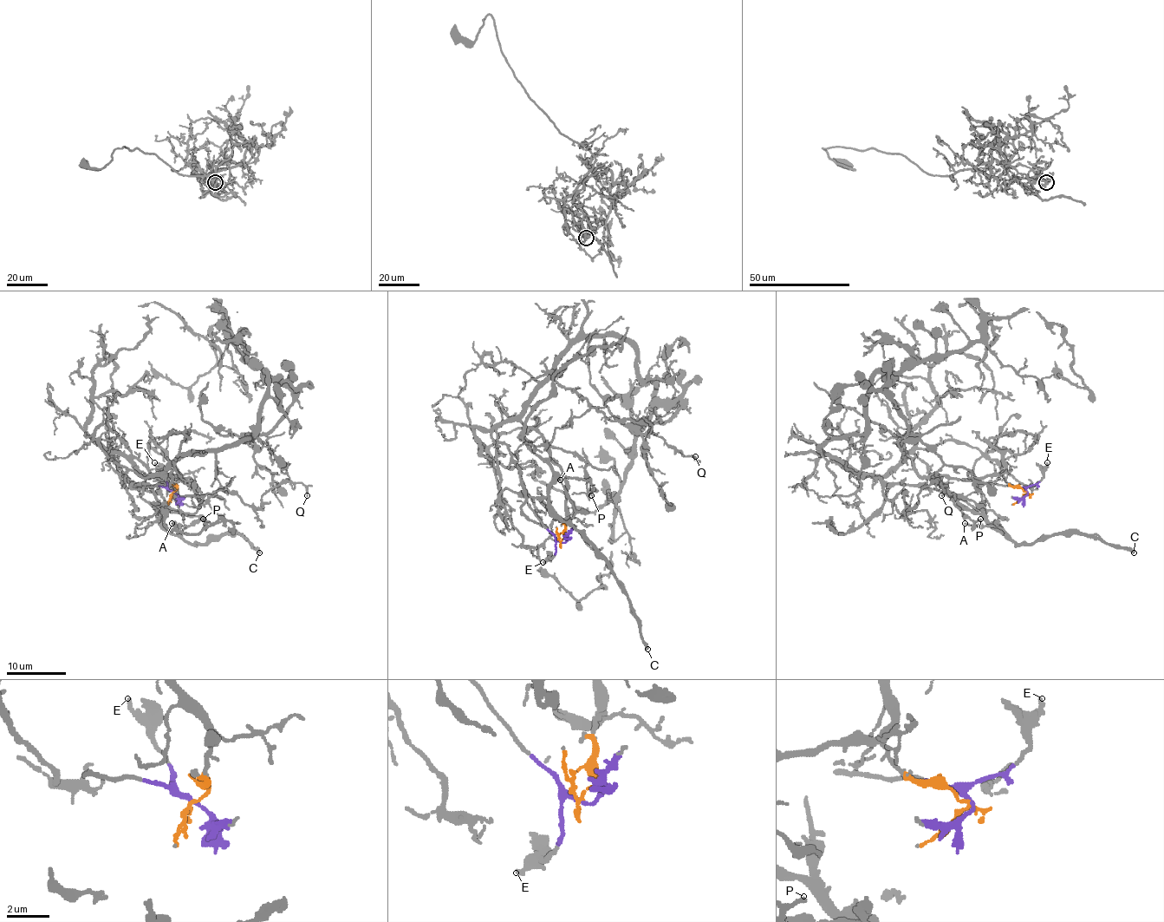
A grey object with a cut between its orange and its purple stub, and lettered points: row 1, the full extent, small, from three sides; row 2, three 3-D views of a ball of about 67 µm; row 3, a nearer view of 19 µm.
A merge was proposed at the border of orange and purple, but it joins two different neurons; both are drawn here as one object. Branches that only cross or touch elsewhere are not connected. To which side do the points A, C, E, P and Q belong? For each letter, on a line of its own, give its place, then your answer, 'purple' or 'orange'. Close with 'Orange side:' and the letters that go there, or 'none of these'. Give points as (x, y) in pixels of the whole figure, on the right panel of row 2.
A: (965, 523) | purple
C: (1134, 552) | purple
E: (1047, 462) | purple
P: (980, 519) | purple
Q: (941, 495) | orange
Orange side: Q

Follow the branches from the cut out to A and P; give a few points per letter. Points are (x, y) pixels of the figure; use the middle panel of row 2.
A: (561, 541), (546, 528), (527, 500), (527, 495), (544, 497), (549, 507), (568, 520), (575, 509), (560, 479)
P: (561, 541), (533, 510), (527, 495), (546, 497), (548, 489), (561, 476), (587, 479), (594, 488), (591, 495)

